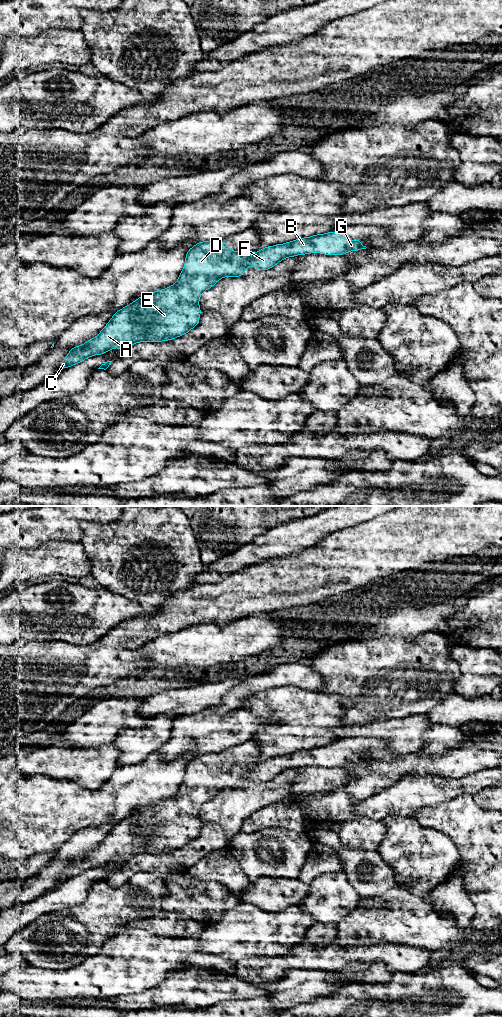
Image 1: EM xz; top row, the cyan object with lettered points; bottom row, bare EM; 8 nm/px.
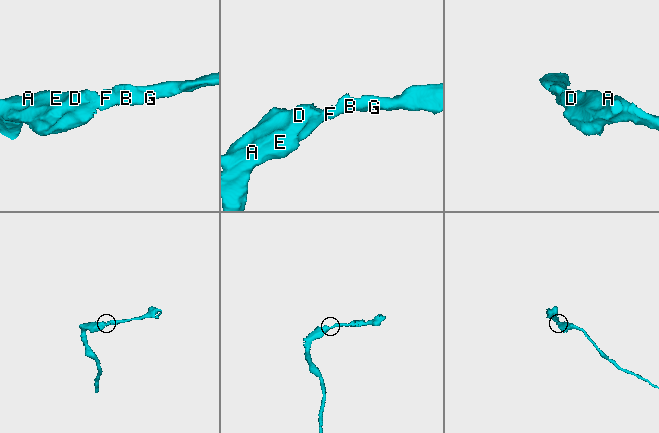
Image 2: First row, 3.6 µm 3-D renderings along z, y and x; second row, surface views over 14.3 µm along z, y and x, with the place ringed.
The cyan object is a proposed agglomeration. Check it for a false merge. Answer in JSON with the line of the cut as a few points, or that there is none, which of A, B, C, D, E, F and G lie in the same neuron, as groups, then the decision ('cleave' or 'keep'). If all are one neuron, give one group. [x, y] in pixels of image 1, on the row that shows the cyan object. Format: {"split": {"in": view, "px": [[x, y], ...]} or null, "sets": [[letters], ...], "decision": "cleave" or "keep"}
{"split": null, "sets": [["A", "B", "C", "D", "E", "F", "G"]], "decision": "keep"}

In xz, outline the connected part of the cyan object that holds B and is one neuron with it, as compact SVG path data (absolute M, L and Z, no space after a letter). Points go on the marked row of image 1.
M336 231L316 234L307 238L298 238L284 244L266 246L253 254L250 251L233 251L225 244L224 240L199 242L188 250L182 272L172 286L143 295L115 312L95 338L89 339L83 345L73 347L66 358L61 361L59 368L64 370L84 361L86 358L104 354L113 348L121 348L123 355L131 345L138 342L169 341L187 334L199 324L201 315L199 299L201 294L213 287L223 277L243 276L245 269L250 265L266 271L288 257L310 253L345 255L349 251L359 251L366 248L361 244L360 239L344 239Z

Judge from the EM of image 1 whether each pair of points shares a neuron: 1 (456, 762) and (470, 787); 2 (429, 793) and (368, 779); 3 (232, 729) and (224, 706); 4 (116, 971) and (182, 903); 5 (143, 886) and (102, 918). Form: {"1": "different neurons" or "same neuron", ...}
{"1": "different neurons", "2": "different neurons", "3": "different neurons", "4": "different neurons", "5": "same neuron"}

